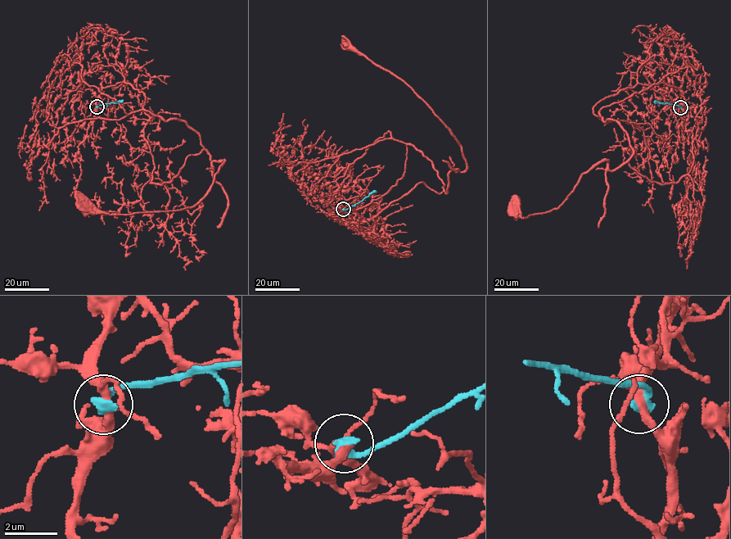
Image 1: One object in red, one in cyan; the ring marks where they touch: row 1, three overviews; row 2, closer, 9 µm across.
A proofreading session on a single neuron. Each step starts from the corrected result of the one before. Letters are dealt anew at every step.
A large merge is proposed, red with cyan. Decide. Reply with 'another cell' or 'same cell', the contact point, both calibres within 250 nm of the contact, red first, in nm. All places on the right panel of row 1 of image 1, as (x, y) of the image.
another cell; at (680, 107); 280 nm thick on the red side, 360 nm on the other

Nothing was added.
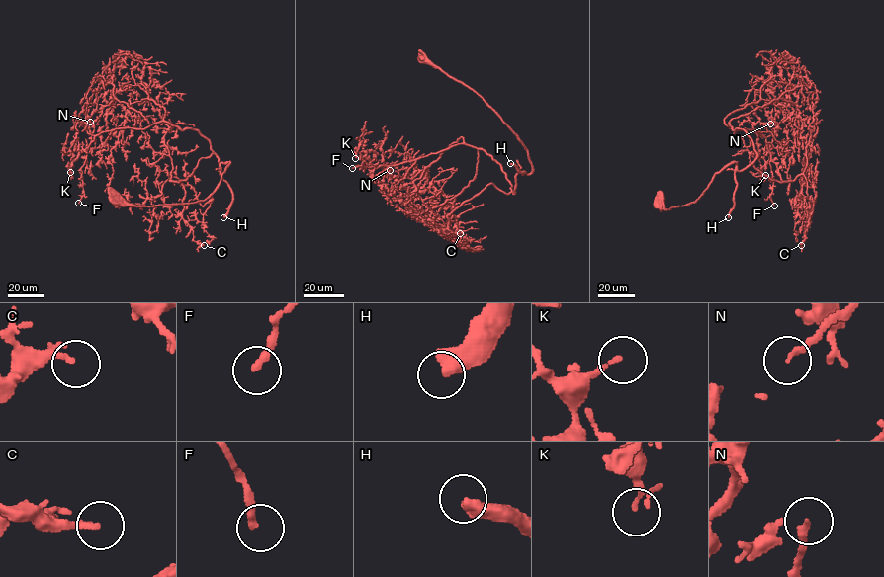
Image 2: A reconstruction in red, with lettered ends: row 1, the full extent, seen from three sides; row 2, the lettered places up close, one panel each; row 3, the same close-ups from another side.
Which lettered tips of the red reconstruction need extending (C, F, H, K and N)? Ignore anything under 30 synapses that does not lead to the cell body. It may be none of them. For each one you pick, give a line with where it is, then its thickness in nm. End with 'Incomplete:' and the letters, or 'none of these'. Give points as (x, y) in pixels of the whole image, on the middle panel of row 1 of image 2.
C: place (460, 233); calibre 170 nm
H: place (510, 163); calibre 550 nm
Incomplete: C, H

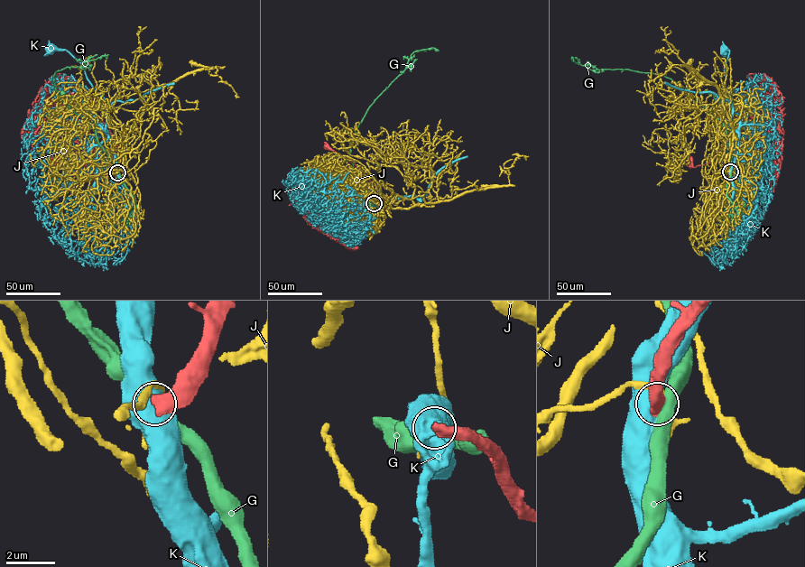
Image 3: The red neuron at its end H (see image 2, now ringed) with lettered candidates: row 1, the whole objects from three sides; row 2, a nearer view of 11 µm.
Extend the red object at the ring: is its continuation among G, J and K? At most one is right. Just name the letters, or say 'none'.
none

